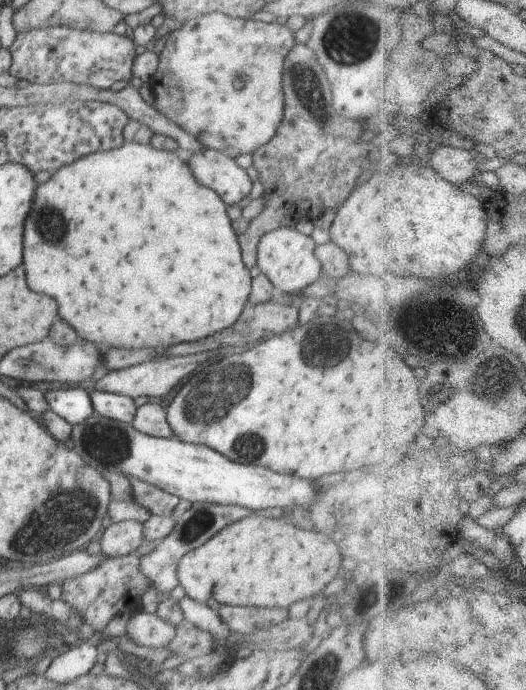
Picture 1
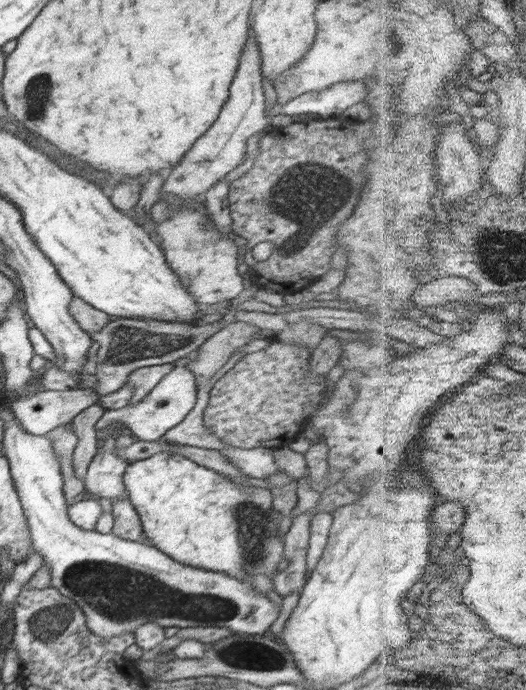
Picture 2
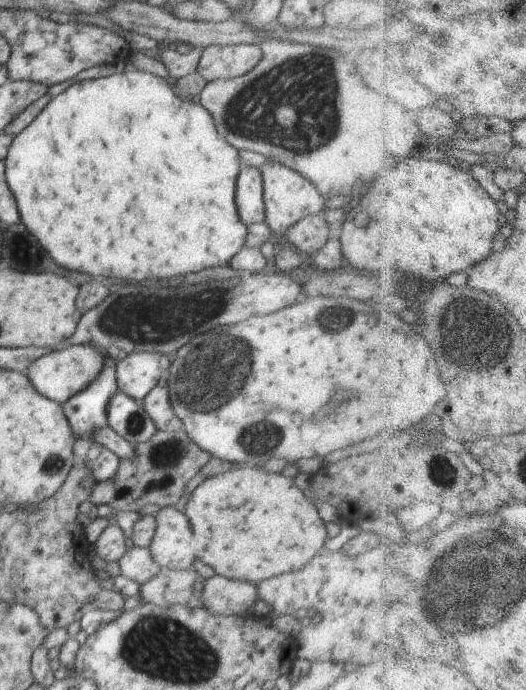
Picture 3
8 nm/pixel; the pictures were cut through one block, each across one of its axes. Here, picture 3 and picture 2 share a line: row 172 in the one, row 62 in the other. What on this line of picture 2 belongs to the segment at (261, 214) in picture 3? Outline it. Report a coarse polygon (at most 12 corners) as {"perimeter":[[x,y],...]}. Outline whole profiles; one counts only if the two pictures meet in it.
{"perimeter":[[250,40],[218,119],[161,188],[204,196],[268,127],[258,44]]}

